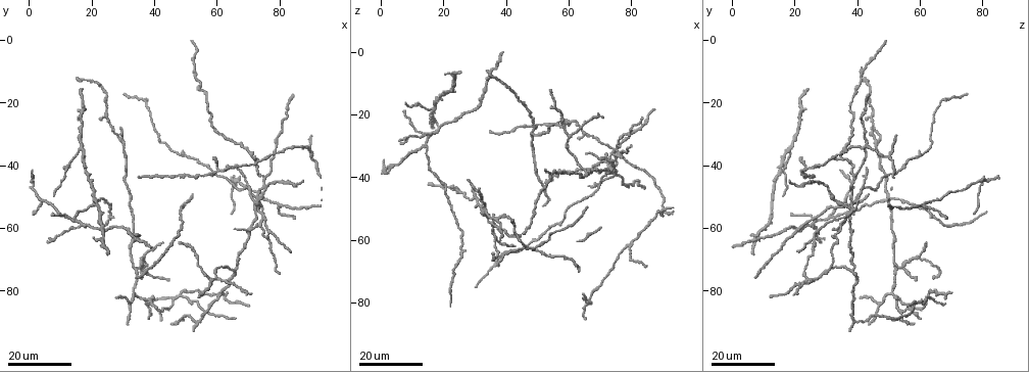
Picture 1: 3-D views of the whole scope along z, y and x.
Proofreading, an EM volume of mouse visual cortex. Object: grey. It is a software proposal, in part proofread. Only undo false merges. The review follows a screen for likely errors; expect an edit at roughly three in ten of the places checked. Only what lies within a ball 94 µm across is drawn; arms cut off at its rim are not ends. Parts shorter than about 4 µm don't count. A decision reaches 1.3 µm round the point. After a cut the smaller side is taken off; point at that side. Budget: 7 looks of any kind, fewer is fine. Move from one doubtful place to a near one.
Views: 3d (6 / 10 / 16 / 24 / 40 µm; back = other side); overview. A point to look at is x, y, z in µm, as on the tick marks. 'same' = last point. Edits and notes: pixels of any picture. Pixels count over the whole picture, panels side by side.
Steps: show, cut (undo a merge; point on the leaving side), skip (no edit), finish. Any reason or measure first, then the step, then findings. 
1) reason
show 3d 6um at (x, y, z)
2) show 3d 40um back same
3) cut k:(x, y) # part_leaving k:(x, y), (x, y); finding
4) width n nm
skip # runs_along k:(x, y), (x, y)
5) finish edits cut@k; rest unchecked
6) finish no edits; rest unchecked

three-way junction
show 3d 16um at (36.5, 69.0, 59.0)

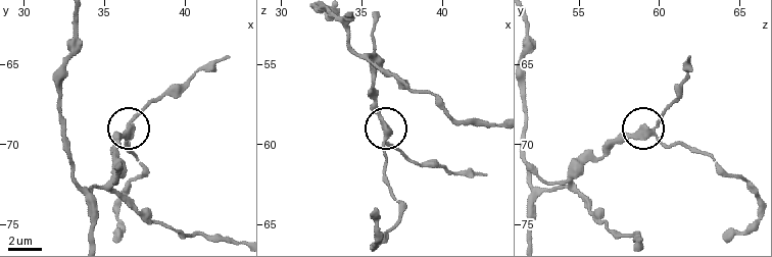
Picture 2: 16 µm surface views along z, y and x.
zoom in
show 3d 10um at (36.7, 69.3, 59.5)

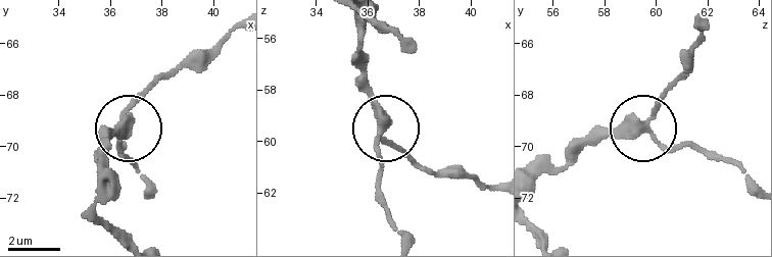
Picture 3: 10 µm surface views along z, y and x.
width 310 nm
skip # runs_along 3:(535, 180), (640, 126), (684, 76); all the same neuron

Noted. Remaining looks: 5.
three arms meet
show 3d 16um at (58.5, 75.5, 24.0)

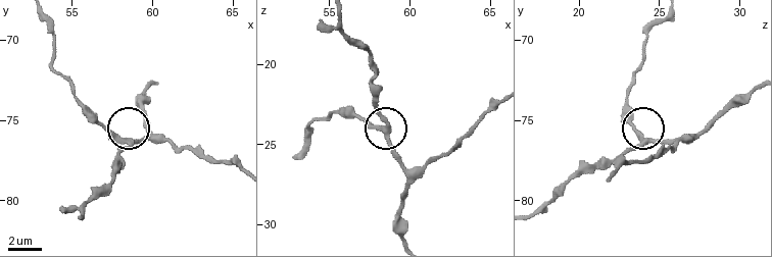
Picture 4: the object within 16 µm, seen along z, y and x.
zoom in
show 3d 6um at (58.1, 76.3, 23.9)

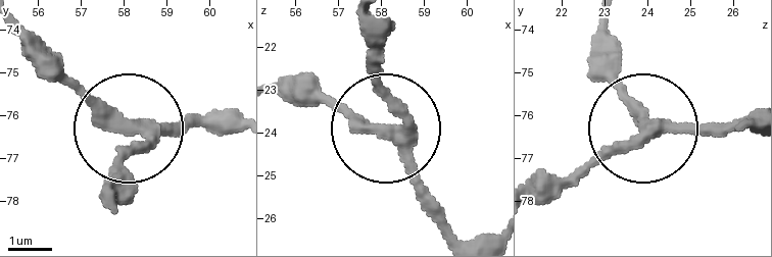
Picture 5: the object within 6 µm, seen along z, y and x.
skip # runs_along 5:(450, 234), (391, 135), (381, 51); one neuron here

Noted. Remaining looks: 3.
three arms meet
show 3d 24um at (29.5, 32.5, 47.0)

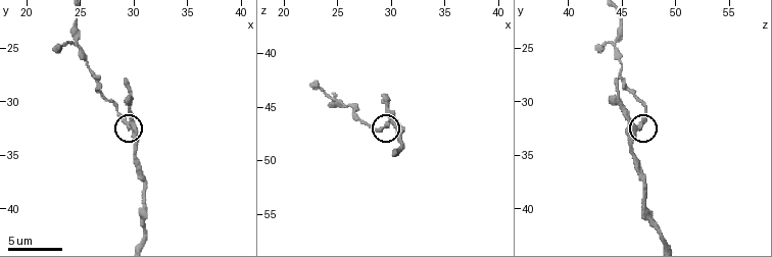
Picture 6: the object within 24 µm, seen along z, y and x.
closer look
show 3d 6um at (29.8, 32.4, 46.2)

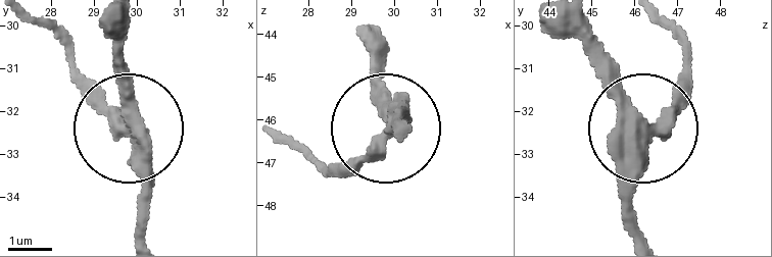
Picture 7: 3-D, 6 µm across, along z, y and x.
side_arm 5 um; arms 3
skip # all the same neuron

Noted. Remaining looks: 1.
finish no edits; rest unchecked

